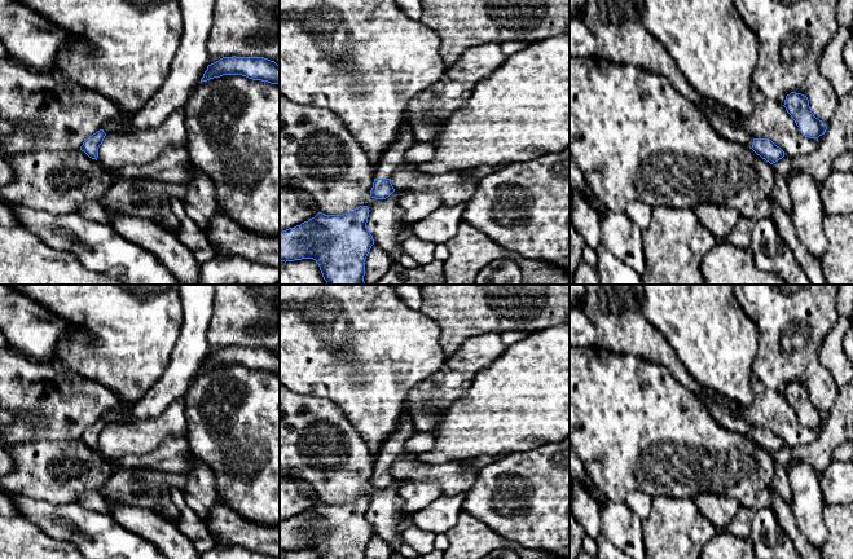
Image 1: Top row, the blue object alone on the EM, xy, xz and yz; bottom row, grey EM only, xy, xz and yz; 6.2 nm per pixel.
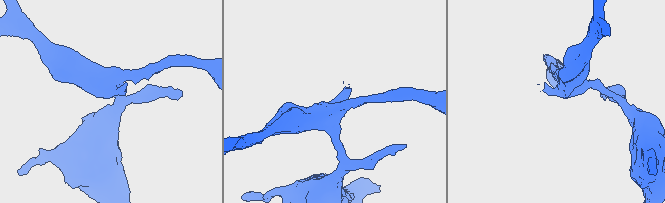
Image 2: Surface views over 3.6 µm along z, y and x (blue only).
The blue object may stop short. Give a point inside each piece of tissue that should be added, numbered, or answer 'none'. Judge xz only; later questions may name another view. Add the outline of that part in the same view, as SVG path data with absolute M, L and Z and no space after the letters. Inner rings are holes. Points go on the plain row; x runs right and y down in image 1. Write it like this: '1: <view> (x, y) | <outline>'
1: xz (391, 450) | M404 409L396 431L379 446L374 458L374 468L391 468L404 455L405 444L415 432L410 415Z

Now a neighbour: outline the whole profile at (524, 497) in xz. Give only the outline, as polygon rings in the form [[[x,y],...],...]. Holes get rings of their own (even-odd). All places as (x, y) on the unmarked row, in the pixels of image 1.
[[[570,437],[484,466],[465,493],[462,511],[509,542],[570,559]]]

